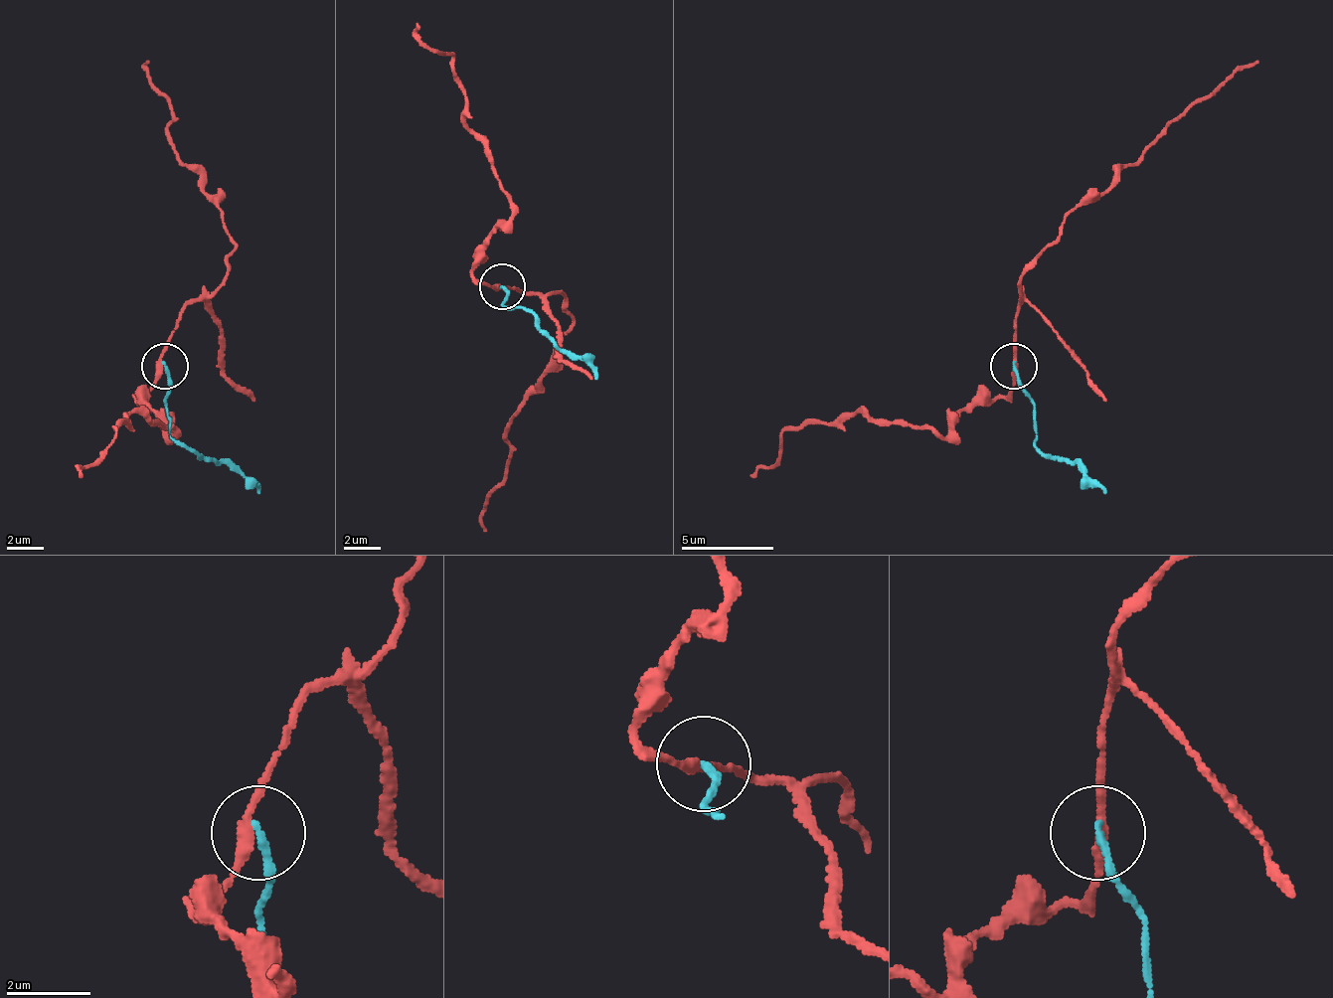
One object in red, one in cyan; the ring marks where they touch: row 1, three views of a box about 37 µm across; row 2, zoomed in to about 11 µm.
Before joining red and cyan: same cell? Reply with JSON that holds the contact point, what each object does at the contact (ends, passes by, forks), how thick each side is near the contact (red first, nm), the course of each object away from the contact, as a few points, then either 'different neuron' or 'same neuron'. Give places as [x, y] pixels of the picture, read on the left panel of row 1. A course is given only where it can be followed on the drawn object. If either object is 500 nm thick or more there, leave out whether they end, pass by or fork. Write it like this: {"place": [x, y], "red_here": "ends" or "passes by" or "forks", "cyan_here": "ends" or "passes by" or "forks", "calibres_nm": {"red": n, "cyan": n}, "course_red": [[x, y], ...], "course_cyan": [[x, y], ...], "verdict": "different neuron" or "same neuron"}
{"place": [165, 366], "red_here": "passes by", "cyan_here": "ends", "calibres_nm": {"red": 240, "cyan": 180}, "course_red": [[161, 367], [175, 321], [222, 283], [236, 251], [222, 210], [170, 140], [170, 103], [147, 62]], "course_cyan": [[166, 367], [166, 409], [180, 441], [198, 455], [240, 469], [258, 492]], "verdict": "different neuron"}

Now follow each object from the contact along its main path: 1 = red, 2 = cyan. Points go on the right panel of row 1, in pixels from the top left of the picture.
1: (1012, 367), (1012, 321), (1021, 302), (1021, 283), (1073, 210), (1095, 201), (1197, 103), (1257, 62)
2: (1012, 367), (1035, 409), (1035, 441), (1045, 455), (1082, 469), (1104, 492)

